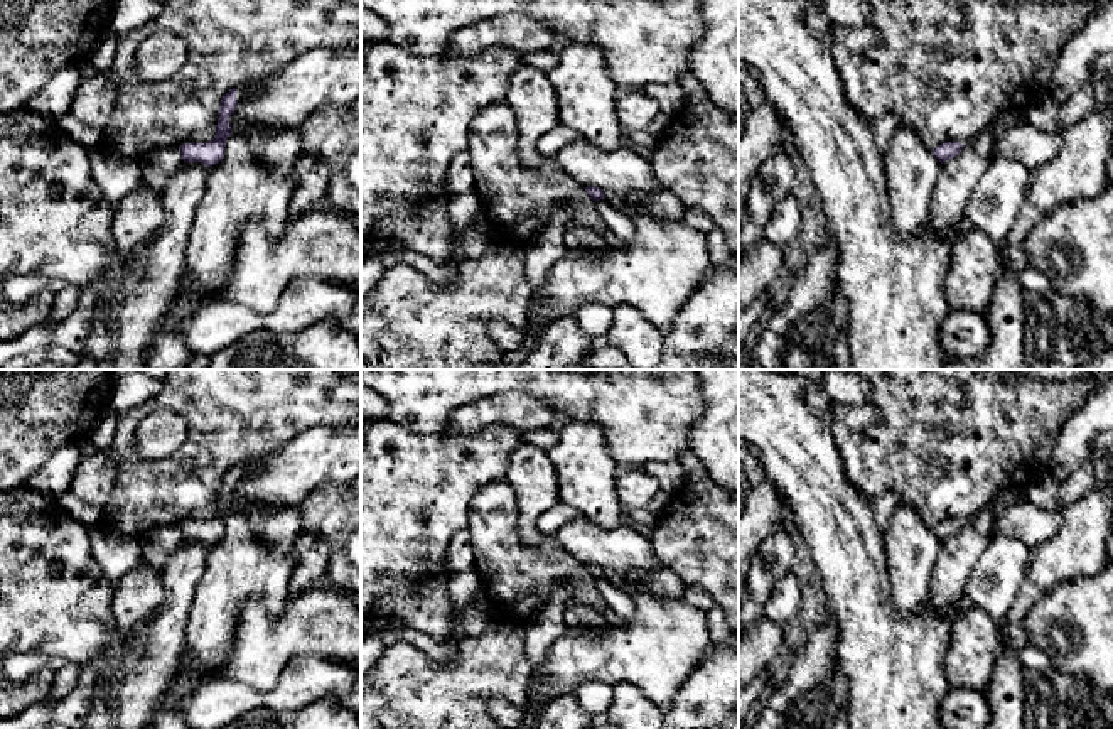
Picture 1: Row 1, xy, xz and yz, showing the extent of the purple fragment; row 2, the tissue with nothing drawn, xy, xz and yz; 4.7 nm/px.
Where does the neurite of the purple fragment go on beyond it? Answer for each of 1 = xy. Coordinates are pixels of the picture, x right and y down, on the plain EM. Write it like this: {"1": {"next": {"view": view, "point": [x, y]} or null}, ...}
{"1": {"next": null}}

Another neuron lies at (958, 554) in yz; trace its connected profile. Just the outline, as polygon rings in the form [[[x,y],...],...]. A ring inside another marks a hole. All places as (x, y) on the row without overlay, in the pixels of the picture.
[[[992,500],[971,520],[966,520],[956,535],[939,543],[928,594],[933,611],[946,611],[963,596],[965,584],[987,547],[993,523]]]

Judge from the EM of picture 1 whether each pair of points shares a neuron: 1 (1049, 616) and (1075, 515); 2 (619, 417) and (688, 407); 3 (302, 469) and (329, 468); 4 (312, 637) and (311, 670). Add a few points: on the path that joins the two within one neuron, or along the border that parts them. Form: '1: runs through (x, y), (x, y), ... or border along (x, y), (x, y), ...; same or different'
1: border along (1095, 574), (1056, 584), (1029, 613); different
2: runs through (636, 407), (672, 407); same
3: runs through (309, 468), (322, 468); same
4: border along (343, 660), (295, 655), (279, 675); different

